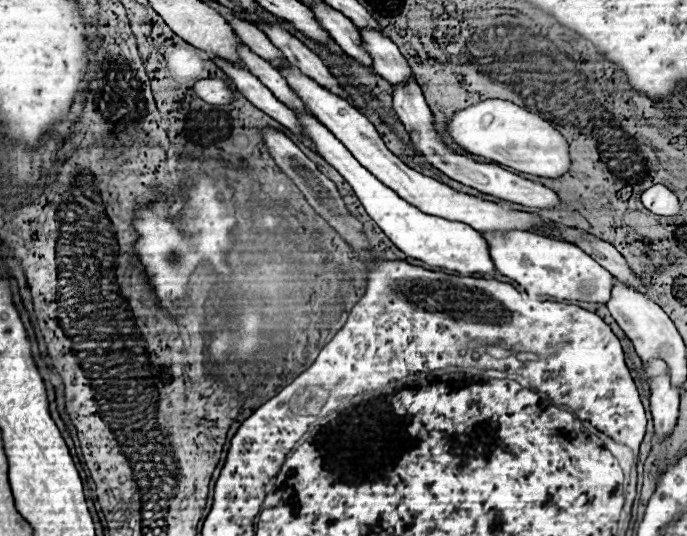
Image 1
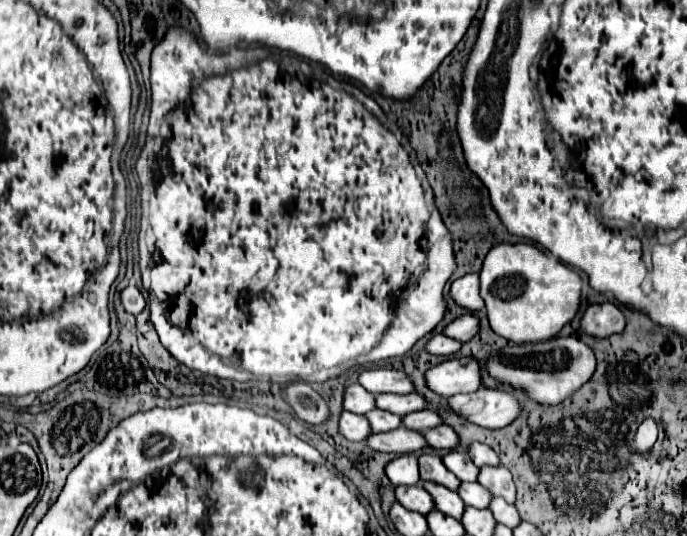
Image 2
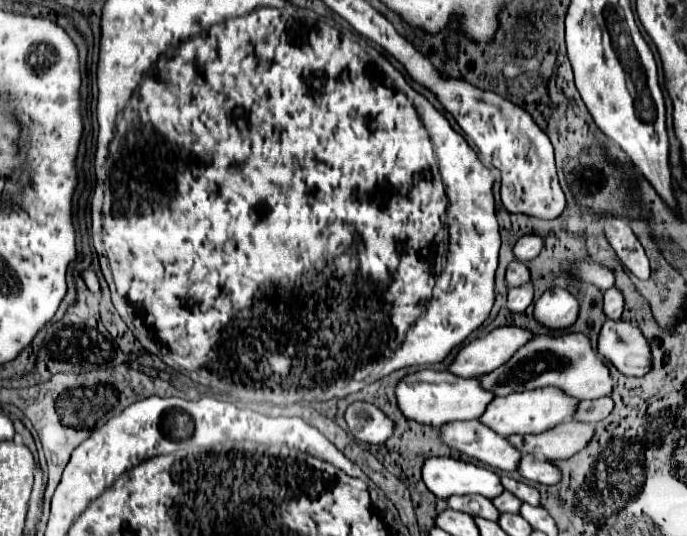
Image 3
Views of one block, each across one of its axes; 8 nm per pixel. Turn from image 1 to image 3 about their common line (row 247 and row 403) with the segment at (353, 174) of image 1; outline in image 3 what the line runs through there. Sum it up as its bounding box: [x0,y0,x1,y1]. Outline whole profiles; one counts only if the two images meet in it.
[396,370,494,428]

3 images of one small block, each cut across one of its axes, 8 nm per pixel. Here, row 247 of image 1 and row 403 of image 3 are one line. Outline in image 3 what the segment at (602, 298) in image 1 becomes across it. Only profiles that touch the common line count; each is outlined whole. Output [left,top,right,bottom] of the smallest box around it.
[480,388,578,436]

